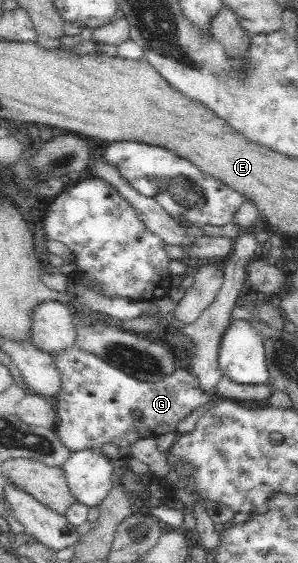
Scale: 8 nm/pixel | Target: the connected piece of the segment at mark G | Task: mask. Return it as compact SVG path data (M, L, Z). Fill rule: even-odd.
M78 346L53 353L53 358L62 382L59 394L52 399L57 412L54 431L70 453L98 449L107 442L126 451L129 444L140 439L177 432L178 423L186 415L202 403L214 401L213 391L202 392L198 379L184 368L160 381L149 382L126 375ZM138 412L140 416L136 416Z

